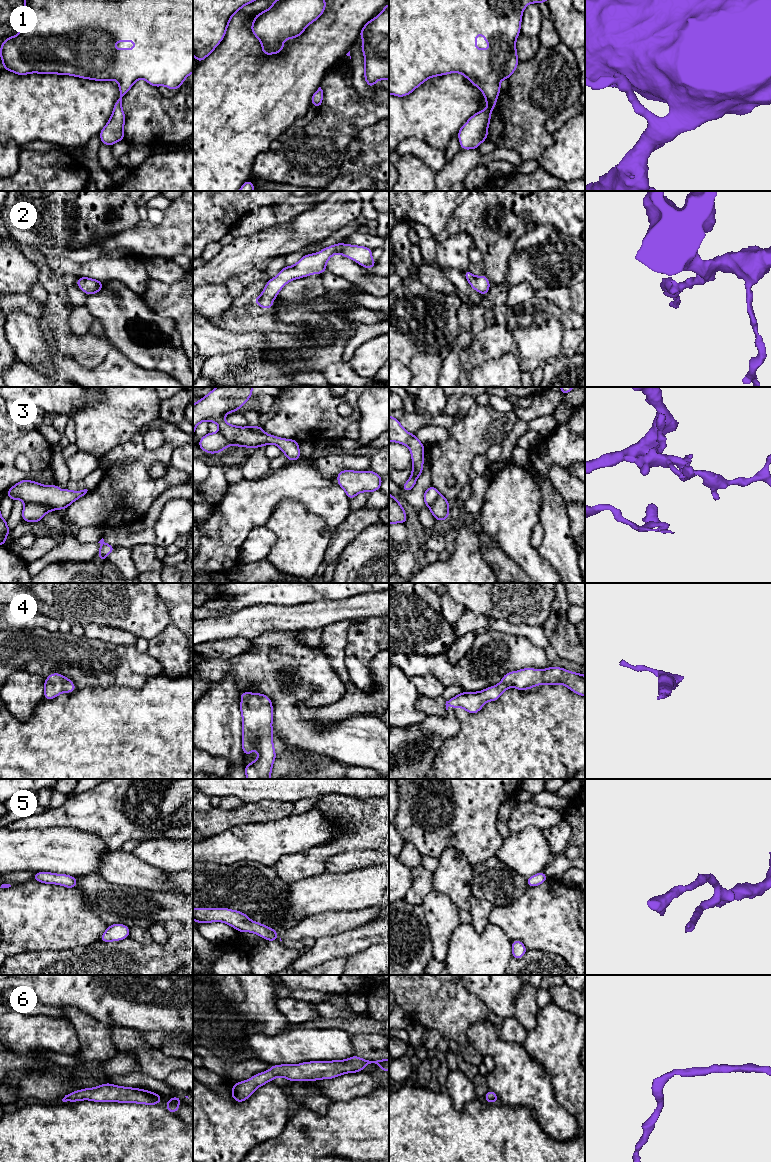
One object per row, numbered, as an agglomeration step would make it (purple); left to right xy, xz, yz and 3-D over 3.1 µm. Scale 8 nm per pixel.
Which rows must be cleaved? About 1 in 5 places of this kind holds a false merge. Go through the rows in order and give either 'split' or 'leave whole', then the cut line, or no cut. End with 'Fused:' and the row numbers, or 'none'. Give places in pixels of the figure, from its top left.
1: leave whole; no cut
2: leave whole; no cut
3: split; cut in xy along (25, 503), (47, 504), (55, 510)
4: leave whole; no cut
5: leave whole; no cut
6: leave whole; no cut
Fused: 3

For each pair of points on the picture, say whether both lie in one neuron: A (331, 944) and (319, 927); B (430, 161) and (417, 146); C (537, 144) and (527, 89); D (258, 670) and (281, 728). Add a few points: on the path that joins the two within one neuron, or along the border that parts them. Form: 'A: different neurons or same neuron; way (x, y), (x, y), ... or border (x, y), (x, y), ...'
A: different neurons; border (348, 930), (335, 935), (325, 935), (316, 940)
B: same neuron; way (428, 157), (421, 150)
C: same neuron; way (527, 130), (527, 103)
D: same neuron; way (272, 684), (281, 694), (281, 714)

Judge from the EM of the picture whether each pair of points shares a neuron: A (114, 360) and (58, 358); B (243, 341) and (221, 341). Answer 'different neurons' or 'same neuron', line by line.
A: same neuron
B: same neuron

